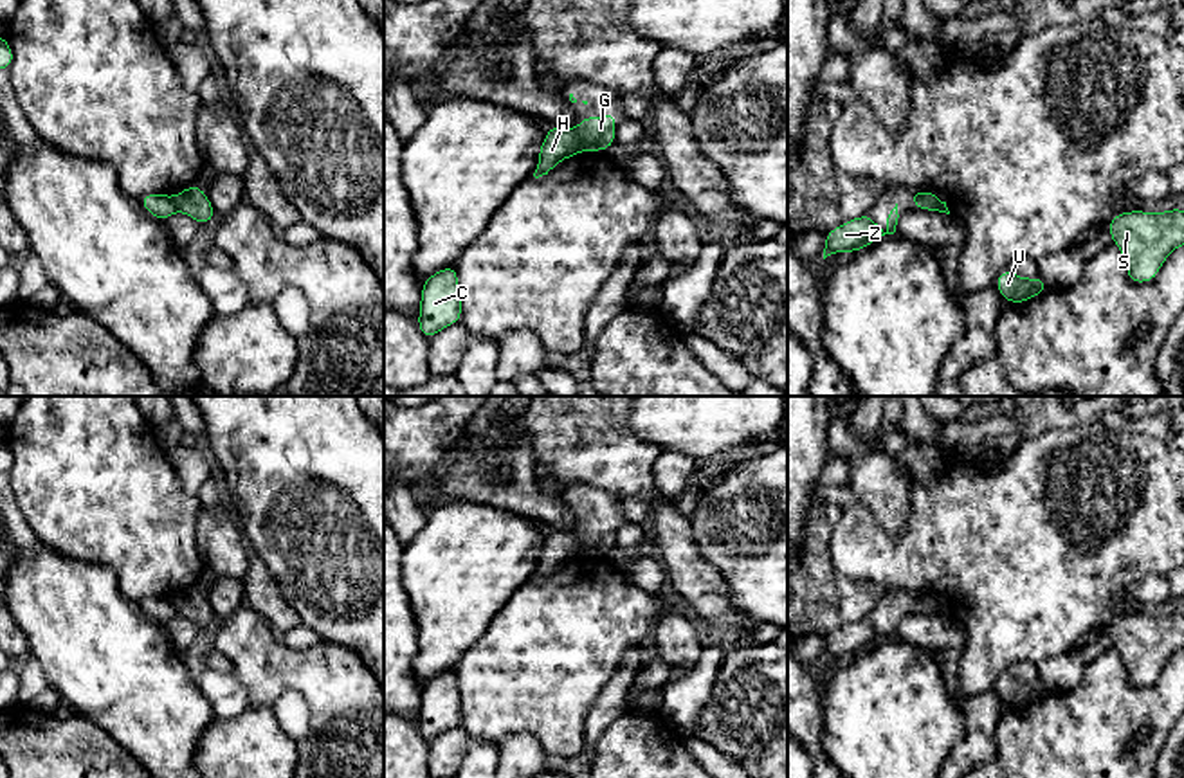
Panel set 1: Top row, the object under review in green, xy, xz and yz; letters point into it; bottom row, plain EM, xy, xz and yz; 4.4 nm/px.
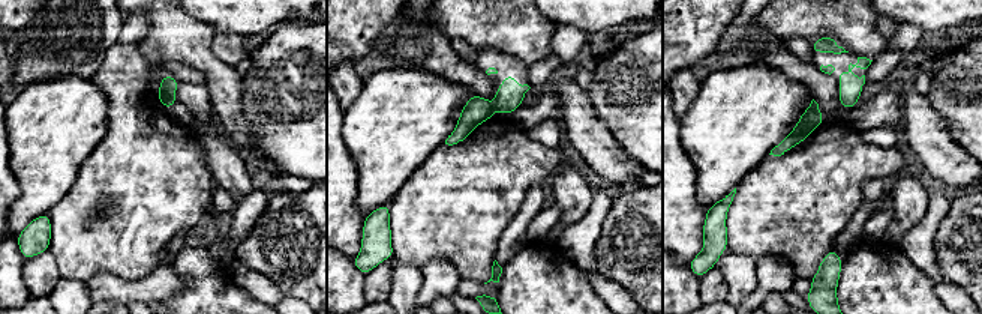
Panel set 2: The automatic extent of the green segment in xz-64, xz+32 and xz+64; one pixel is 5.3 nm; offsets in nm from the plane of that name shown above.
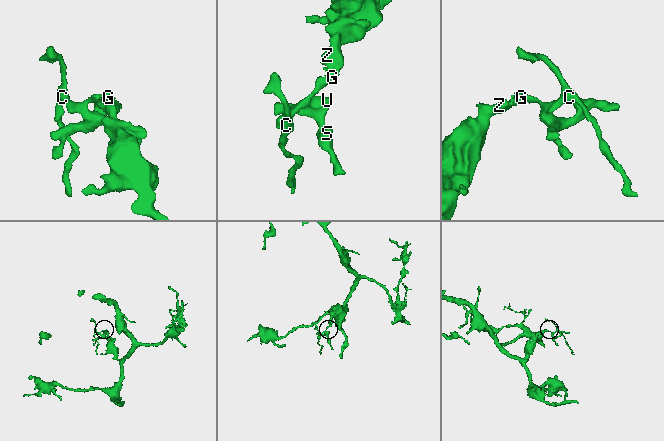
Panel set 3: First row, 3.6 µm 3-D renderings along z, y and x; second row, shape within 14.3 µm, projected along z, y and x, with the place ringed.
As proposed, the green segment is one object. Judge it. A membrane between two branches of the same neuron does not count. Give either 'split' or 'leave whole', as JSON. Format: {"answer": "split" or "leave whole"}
{"answer": "split"}

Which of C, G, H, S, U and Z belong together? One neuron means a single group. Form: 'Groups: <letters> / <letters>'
Groups: C H S U / G Z

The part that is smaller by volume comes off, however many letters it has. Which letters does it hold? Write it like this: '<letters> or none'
C, H, S, U

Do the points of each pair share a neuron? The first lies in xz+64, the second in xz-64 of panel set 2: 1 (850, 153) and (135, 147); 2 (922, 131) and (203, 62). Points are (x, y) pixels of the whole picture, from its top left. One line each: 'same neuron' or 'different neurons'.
1: same neuron
2: same neuron

